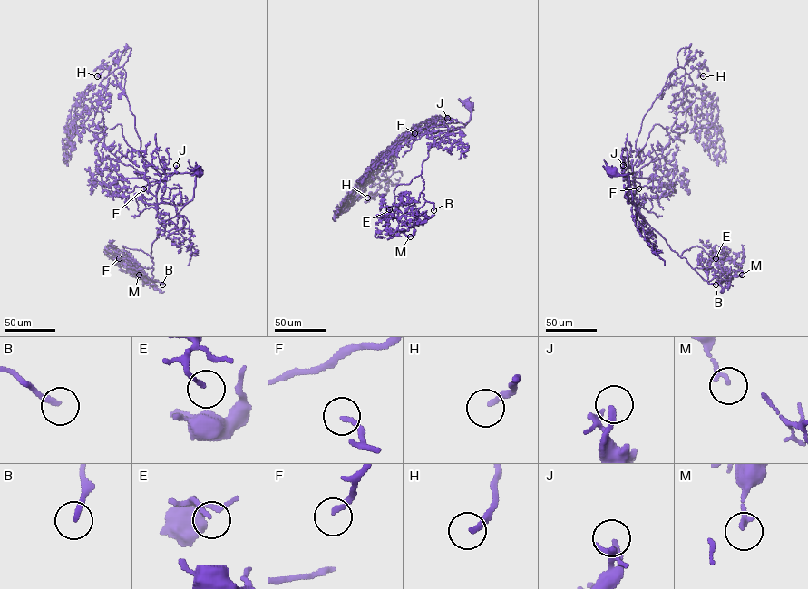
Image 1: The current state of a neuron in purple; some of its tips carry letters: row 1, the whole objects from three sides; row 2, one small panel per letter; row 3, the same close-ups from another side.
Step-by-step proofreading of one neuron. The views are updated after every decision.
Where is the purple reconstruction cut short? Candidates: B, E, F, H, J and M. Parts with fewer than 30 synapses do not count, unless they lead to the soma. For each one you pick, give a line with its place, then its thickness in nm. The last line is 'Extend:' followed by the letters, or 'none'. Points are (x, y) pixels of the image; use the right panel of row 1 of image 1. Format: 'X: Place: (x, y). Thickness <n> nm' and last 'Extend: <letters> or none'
B: Place: (715, 284). Thickness 190 nm
F: Place: (638, 188). Thickness 180 nm
H: Place: (703, 76). Thickness 240 nm
Extend: B, F, H

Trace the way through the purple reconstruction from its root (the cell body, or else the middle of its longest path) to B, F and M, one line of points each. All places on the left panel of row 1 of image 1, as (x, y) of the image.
B: (199, 172), (192, 198), (162, 224), (151, 245), (152, 279), (162, 284)
F: (199, 172), (192, 198), (181, 205), (161, 200), (166, 186), (170, 197), (158, 204), (143, 188)
M: (199, 172), (192, 198), (162, 224), (152, 244), (154, 281), (148, 277), (146, 282), (130, 272), (139, 275)

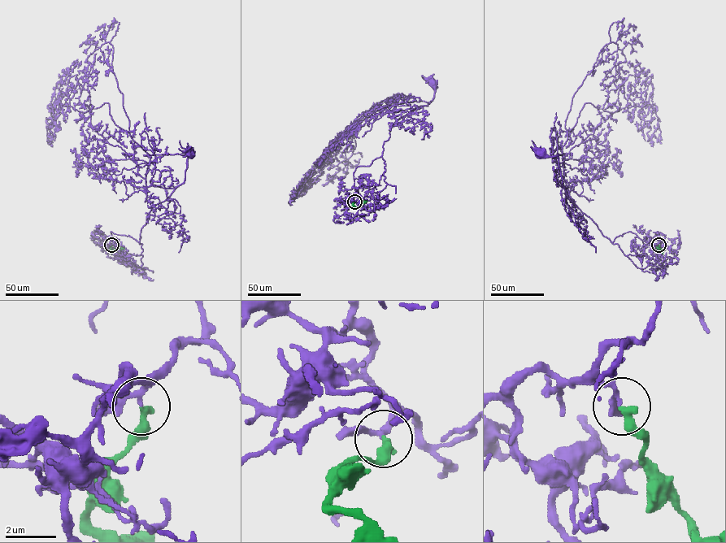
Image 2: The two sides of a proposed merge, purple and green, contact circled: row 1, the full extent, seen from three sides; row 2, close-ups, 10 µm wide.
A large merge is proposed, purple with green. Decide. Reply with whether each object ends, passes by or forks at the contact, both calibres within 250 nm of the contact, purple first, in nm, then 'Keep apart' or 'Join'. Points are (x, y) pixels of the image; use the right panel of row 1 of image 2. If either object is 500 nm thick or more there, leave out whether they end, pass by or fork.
At the ring purple passes by. At the ring green ends. Thickness 160 nm (purple) against 360 nm. Join

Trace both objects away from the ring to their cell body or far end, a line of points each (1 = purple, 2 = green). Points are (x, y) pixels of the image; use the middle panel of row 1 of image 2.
1: (354, 201), (355, 168), (368, 166), (380, 156), (394, 123), (428, 105), (433, 97), (433, 84)
2: (354, 201), (352, 205), (358, 208), (367, 200)

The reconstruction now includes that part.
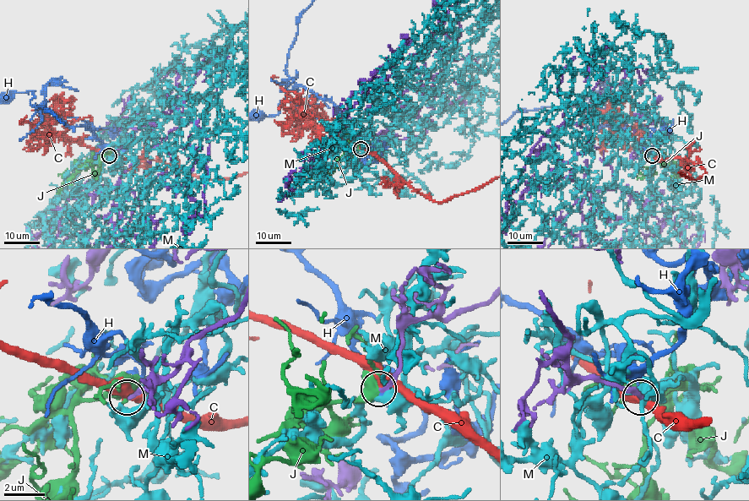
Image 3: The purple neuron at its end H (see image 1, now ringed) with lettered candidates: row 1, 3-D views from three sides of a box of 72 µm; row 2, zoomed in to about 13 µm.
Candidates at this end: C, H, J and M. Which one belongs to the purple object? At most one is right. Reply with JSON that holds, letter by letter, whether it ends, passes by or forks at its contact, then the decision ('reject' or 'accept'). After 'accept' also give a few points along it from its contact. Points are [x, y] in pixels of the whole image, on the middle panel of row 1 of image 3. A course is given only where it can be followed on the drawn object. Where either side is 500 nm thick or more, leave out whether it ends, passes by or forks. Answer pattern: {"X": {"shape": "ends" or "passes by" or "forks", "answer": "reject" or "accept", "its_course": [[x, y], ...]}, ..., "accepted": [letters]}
{"C": {"shape": "forks", "answer": "reject"}, "H": {"shape": "passes by", "answer": "reject"}, "J": {"shape": "forks", "answer": "accept"}, "M": {"shape": "forks", "answer": "reject"}, "accepted": ["J"]}

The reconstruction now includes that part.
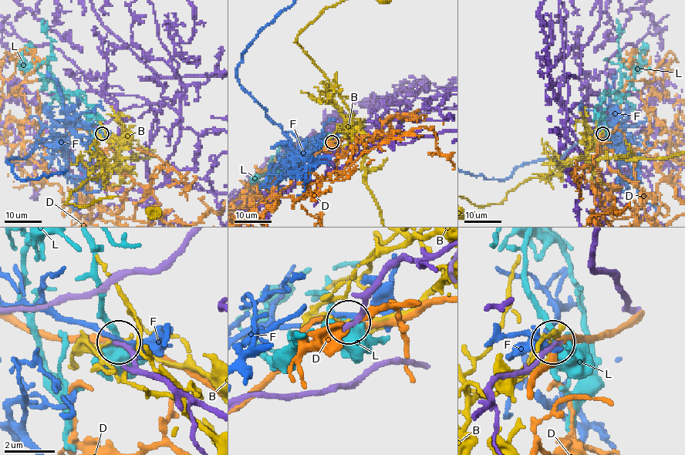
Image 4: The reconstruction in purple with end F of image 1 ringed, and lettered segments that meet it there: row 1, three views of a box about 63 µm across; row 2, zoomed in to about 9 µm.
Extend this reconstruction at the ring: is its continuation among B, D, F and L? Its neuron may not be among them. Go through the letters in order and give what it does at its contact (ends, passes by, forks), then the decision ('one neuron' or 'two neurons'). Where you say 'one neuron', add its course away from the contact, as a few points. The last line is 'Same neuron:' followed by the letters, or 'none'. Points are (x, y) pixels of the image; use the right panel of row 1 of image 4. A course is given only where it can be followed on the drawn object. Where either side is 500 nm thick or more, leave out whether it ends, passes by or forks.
B: it passes by; two neurons
D: it passes by; two neurons
F: it passes by; two neurons
L: it passes by; one neuron; course (602, 134), (598, 114), (595, 109), (605, 95), (615, 92), (622, 76), (632, 79), (641, 52), (649, 46)
Same neuron: L

